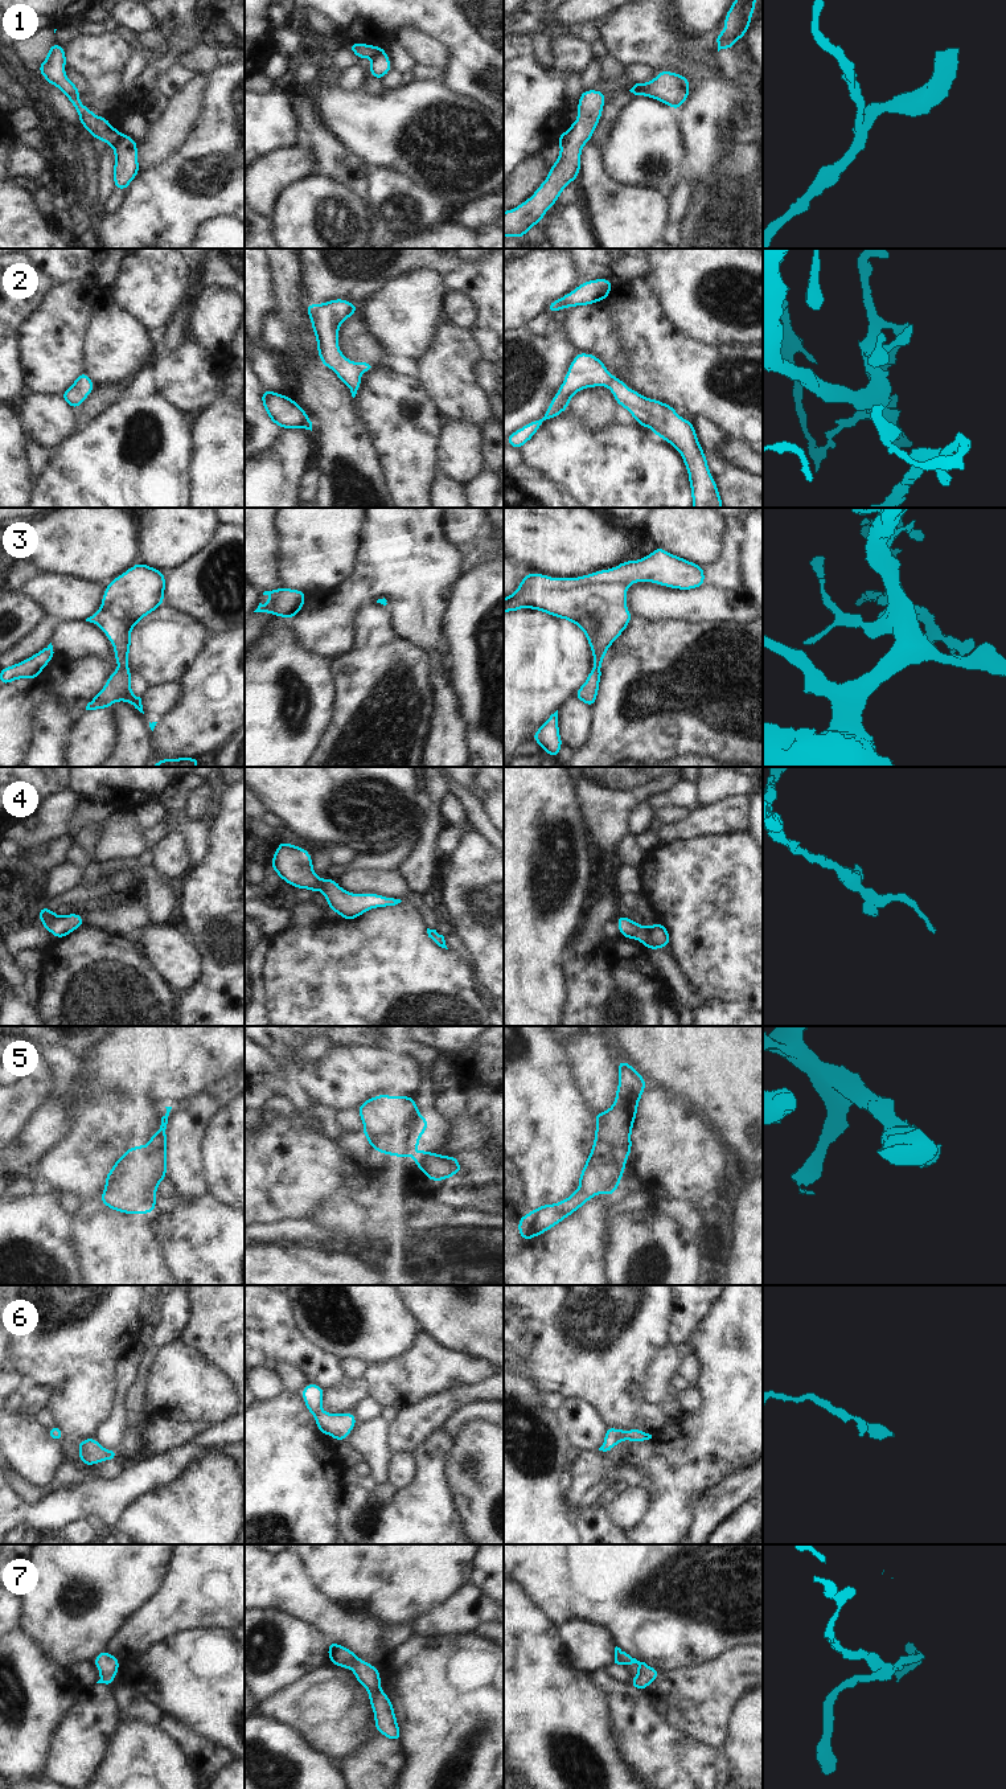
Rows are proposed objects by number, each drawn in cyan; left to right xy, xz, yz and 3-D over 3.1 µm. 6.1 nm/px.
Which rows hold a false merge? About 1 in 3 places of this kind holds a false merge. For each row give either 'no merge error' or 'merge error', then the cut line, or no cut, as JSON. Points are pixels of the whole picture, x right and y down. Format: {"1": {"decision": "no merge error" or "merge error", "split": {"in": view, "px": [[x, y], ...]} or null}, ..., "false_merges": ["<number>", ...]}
{"1": {"decision": "merge error", "split": {"in": "xy", "px": [[119, 132], [113, 146]]}}, "2": {"decision": "no merge error", "split": null}, "3": {"decision": "no merge error", "split": null}, "4": {"decision": "no merge error", "split": null}, "5": {"decision": "no merge error", "split": null}, "6": {"decision": "no merge error", "split": null}, "7": {"decision": "no merge error", "split": null}, "false_merges": ["1"]}

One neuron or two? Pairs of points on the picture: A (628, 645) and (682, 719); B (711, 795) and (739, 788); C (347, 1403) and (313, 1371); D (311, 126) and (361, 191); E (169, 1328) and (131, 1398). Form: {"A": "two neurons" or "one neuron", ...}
{"A": "one neuron", "B": "one neuron", "C": "two neurons", "D": "one neuron", "E": "one neuron"}

